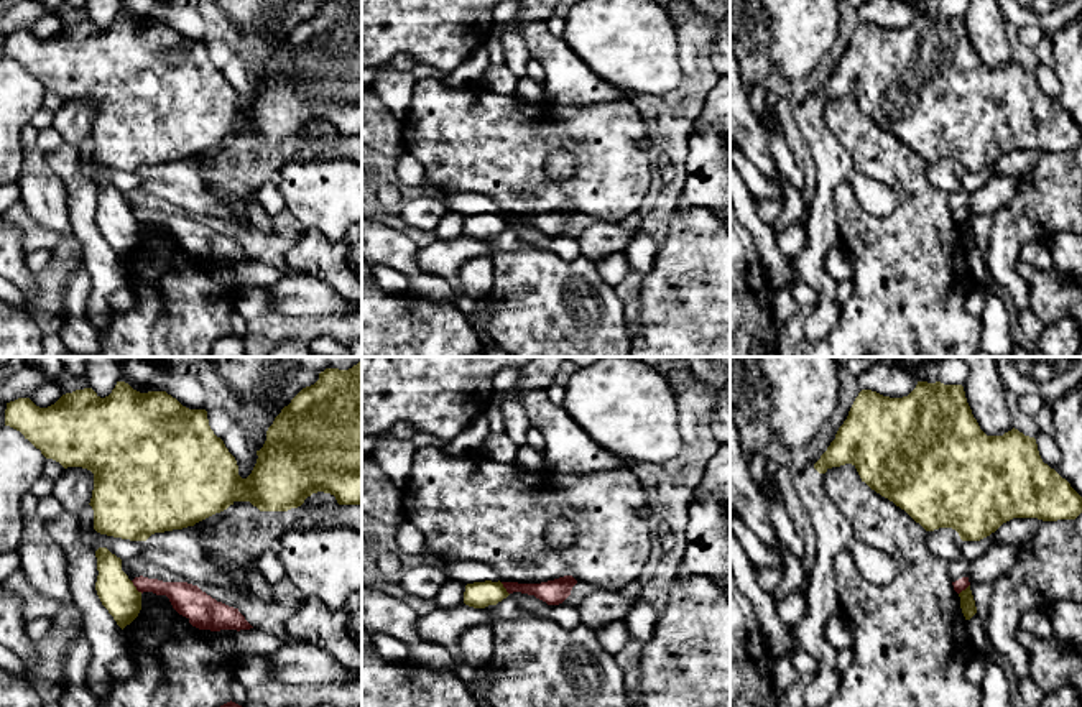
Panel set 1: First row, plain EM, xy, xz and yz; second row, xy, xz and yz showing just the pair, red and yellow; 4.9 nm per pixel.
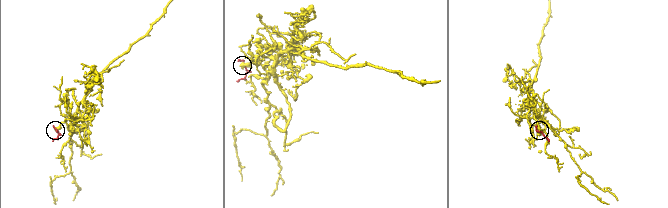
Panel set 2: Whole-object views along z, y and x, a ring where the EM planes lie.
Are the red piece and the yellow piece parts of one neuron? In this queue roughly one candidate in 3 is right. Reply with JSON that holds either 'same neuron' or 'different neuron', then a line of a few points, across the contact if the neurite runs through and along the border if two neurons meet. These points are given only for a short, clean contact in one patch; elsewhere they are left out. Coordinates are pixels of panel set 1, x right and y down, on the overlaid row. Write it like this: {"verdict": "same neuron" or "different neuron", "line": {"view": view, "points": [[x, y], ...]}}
{"verdict": "different neuron", "line": {"view": "xy", "points": [[130, 581], [142, 592]]}}

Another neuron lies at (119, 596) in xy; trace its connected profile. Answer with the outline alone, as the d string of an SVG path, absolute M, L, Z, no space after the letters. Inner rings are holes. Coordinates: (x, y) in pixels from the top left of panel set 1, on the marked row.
M107 548L95 551L97 582L95 590L102 605L123 630L141 610L141 592L136 590L128 575L122 571L122 559Z

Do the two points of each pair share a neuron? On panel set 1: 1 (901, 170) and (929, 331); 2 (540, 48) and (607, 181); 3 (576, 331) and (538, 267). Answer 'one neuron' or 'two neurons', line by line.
1: one neuron
2: two neurons
3: one neuron

